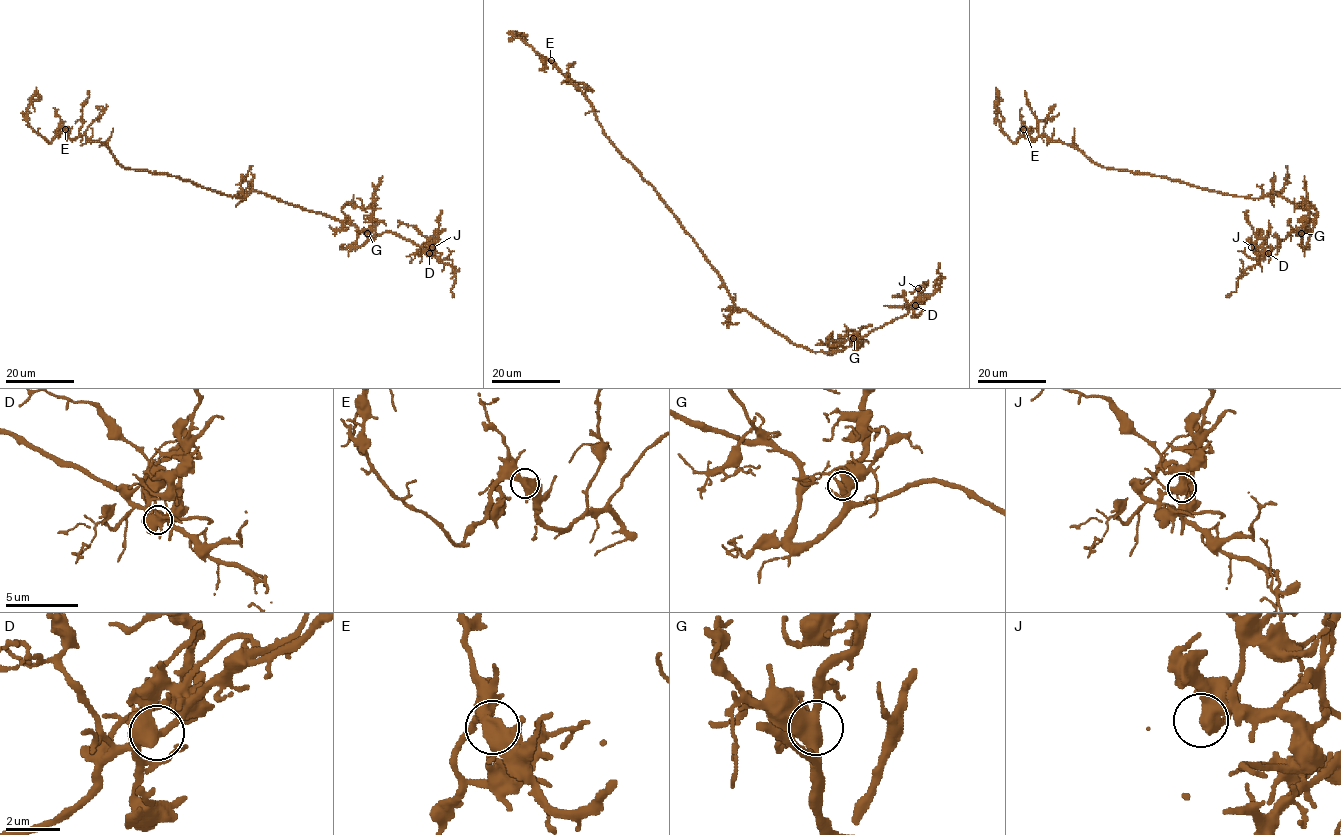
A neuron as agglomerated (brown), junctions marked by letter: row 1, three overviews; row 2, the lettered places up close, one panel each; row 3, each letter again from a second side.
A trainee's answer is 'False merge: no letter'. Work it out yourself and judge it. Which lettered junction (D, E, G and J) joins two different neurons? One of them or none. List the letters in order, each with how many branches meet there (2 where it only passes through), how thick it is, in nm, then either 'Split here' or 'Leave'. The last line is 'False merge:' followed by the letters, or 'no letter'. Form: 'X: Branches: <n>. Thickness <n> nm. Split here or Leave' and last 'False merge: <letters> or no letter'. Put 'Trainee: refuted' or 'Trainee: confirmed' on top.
Trainee: refuted
D: Branches: 3. Thickness 440 nm. Split here
E: Branches: 3. Thickness 440 nm. Leave
G: Branches: 3. Thickness 440 nm. Leave
J: Branches: 3. Thickness 440 nm. Leave
False merge: D

